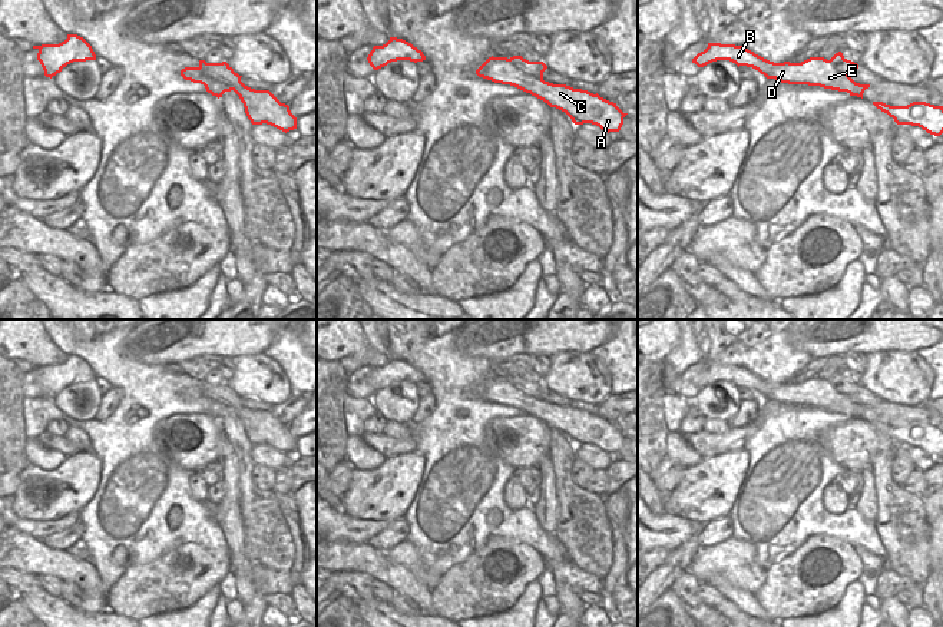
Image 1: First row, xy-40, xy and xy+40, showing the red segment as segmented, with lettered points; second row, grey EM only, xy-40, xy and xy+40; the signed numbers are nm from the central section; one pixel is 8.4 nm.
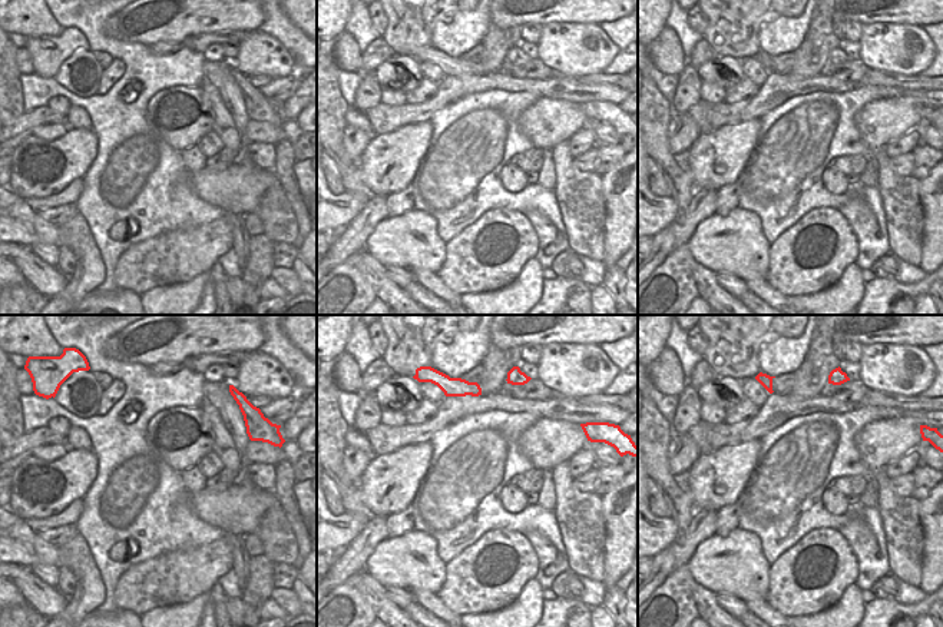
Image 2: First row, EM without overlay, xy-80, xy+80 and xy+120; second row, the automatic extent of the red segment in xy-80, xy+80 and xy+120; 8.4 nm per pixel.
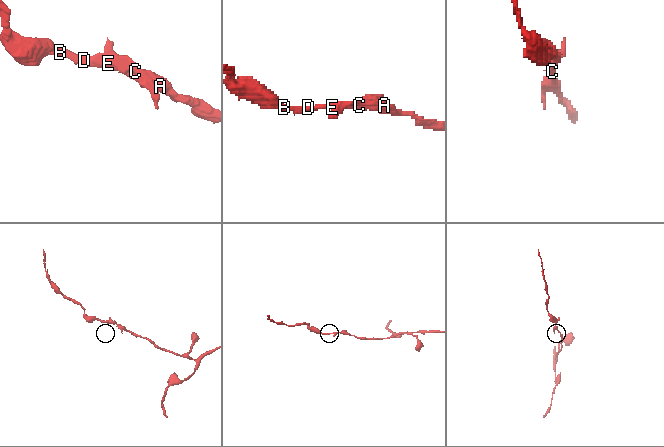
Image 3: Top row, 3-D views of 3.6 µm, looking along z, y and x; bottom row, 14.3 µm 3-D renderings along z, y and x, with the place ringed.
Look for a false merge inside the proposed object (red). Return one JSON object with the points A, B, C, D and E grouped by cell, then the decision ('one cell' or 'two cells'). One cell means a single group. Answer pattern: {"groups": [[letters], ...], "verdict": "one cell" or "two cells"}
{"groups": [["A", "B", "C", "D", "E"]], "verdict": "one cell"}

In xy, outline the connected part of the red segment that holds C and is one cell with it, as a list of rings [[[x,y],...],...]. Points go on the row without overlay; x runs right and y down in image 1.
[[[492,376],[476,391],[476,395],[530,414],[550,428],[565,432],[575,445],[592,444],[608,454],[621,451],[628,434],[623,434],[616,424],[598,414],[545,402],[546,389],[543,382],[529,382],[522,376],[510,379]]]

